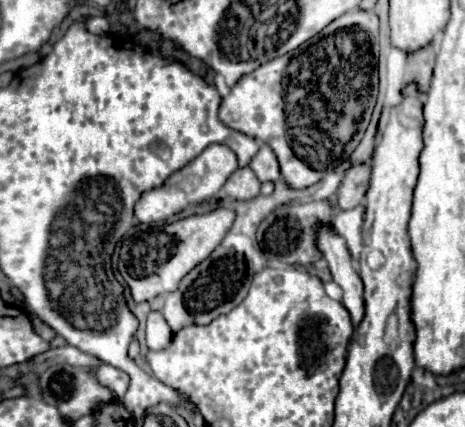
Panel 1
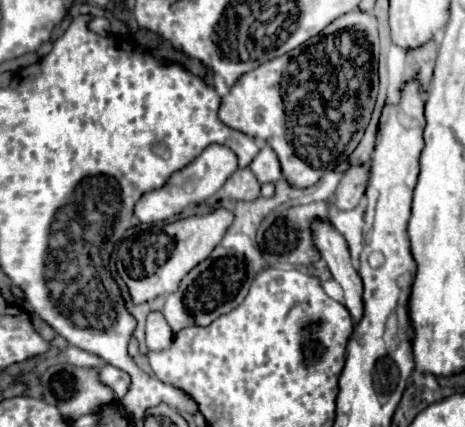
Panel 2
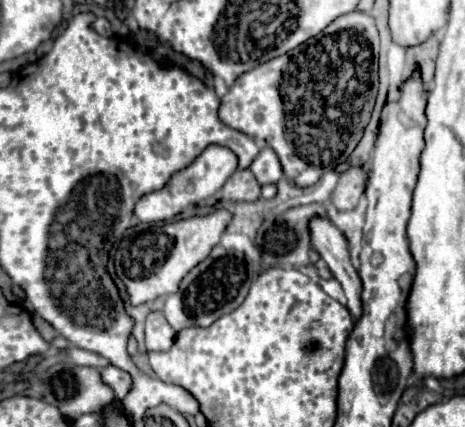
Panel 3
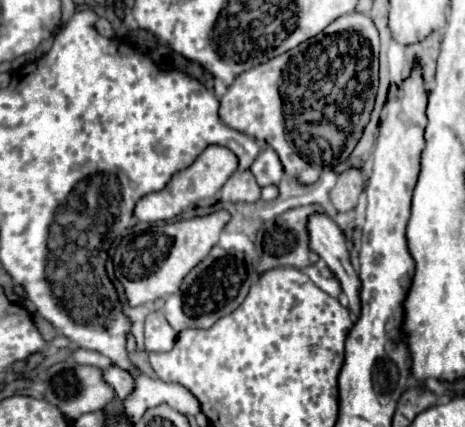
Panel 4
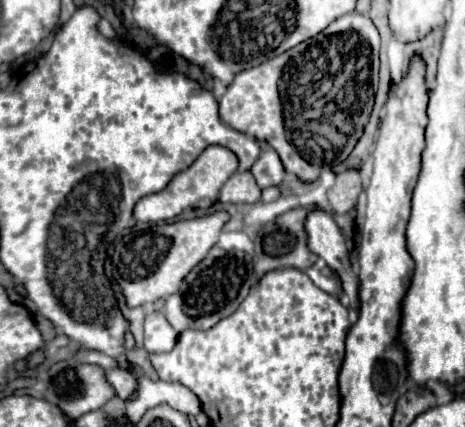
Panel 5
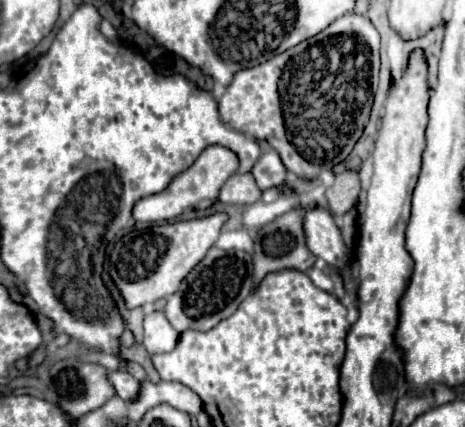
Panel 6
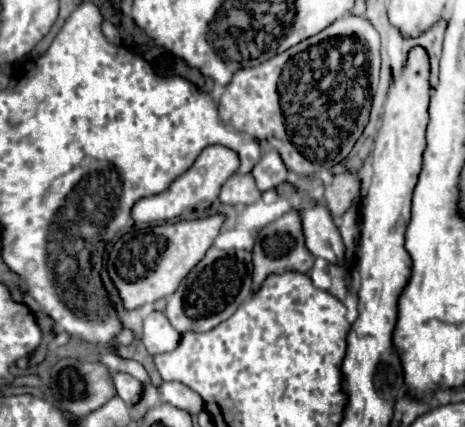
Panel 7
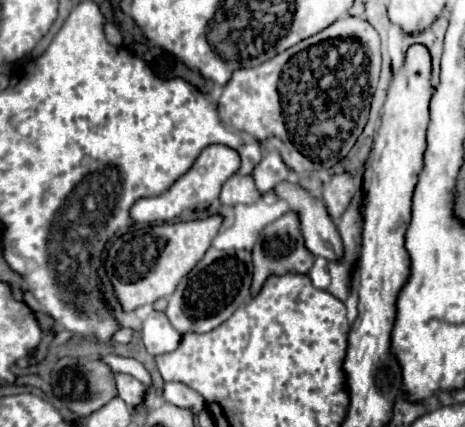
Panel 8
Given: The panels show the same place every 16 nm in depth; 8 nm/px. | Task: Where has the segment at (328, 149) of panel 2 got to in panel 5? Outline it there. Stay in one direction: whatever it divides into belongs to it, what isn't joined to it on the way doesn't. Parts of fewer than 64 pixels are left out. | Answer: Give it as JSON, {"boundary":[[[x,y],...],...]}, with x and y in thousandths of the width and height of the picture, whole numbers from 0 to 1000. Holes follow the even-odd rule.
{"boundary":[[[770,28],[740,33],[684,84],[551,159],[516,169],[473,230],[473,276],[495,300],[525,314],[546,314],[551,328],[581,337],[598,356],[619,407],[632,407],[649,426],[675,426],[697,389],[718,393],[753,365],[796,281],[804,220],[813,206],[813,112],[817,89],[804,52]]]}

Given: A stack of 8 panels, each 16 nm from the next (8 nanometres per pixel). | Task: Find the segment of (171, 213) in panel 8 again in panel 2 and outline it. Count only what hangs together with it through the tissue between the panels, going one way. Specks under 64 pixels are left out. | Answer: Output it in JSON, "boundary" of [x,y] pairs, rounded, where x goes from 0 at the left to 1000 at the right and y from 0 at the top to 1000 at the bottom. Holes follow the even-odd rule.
{"boundary":[[[452,337],[422,375],[413,375],[391,398],[374,403],[348,440],[314,450],[288,482],[288,501],[301,520],[348,520],[387,501],[404,478],[430,478],[456,464],[490,422],[490,412],[512,393],[508,361],[477,337]]]}

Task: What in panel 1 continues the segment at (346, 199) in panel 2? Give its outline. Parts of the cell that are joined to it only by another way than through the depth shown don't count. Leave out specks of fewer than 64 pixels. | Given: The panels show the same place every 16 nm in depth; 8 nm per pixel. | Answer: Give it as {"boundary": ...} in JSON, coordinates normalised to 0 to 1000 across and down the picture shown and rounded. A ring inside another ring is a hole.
{"boundary":[[[791,384],[757,389],[744,403],[744,417],[740,417],[740,426],[731,436],[731,450],[723,459],[723,482],[735,487],[735,492],[770,482],[778,473],[778,464],[787,459],[787,450],[791,450],[796,407],[800,407],[800,393]]]}

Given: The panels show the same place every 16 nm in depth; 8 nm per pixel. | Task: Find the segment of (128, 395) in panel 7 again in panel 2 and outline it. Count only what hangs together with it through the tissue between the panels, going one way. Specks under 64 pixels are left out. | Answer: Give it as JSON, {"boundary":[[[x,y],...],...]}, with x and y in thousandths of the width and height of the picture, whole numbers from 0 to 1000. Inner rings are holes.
{"boundary":[[[219,857],[211,862],[211,885],[224,904],[241,909],[249,918],[249,932],[262,937],[271,913],[275,913],[275,899],[280,899],[280,881],[254,862],[241,862],[241,857]]]}

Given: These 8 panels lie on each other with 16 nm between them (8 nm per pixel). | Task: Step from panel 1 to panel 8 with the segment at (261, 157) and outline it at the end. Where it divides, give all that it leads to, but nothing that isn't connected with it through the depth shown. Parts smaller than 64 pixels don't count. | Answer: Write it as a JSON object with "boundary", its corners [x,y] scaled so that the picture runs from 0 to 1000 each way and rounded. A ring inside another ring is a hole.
{"boundary":[[[581,351],[581,356],[572,356],[572,361],[563,365],[563,375],[551,384],[542,412],[546,412],[551,440],[568,454],[568,450],[585,445],[594,431],[611,426],[611,422],[624,412],[624,403],[619,403],[615,384],[606,379],[602,361],[589,356],[589,351]]]}

